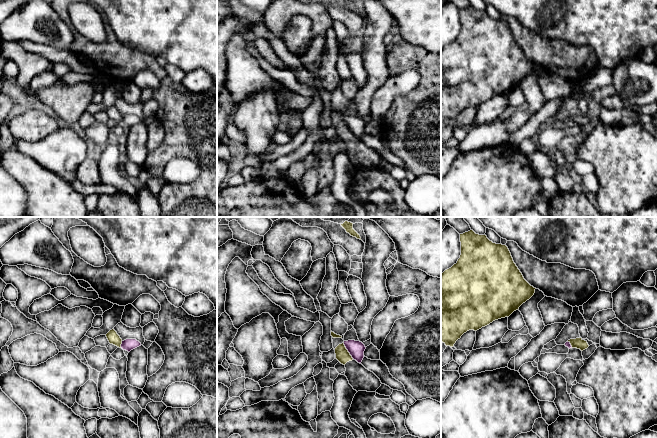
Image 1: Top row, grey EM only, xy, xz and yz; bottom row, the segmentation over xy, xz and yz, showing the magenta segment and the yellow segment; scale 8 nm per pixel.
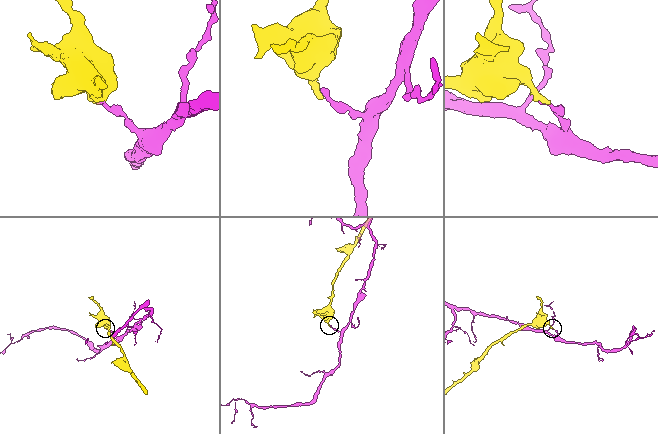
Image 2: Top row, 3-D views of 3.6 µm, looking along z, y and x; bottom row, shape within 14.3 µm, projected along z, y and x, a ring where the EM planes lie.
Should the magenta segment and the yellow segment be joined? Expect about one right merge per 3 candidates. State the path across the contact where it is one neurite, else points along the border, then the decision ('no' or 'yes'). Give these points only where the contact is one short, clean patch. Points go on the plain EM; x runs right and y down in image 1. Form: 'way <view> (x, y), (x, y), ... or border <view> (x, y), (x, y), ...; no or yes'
border xz (343, 119), (353, 134); no

